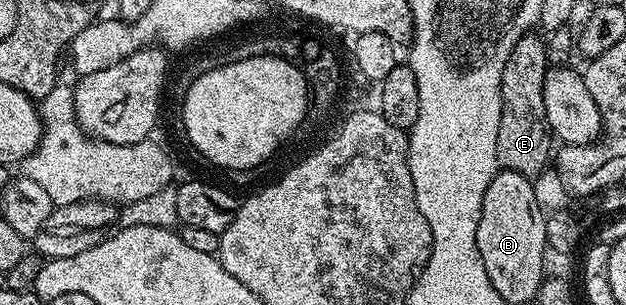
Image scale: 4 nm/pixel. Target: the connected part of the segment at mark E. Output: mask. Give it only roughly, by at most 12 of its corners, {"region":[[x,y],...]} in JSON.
{"region":[[546,39],[516,41],[500,77],[498,162],[531,181],[551,162]]}

